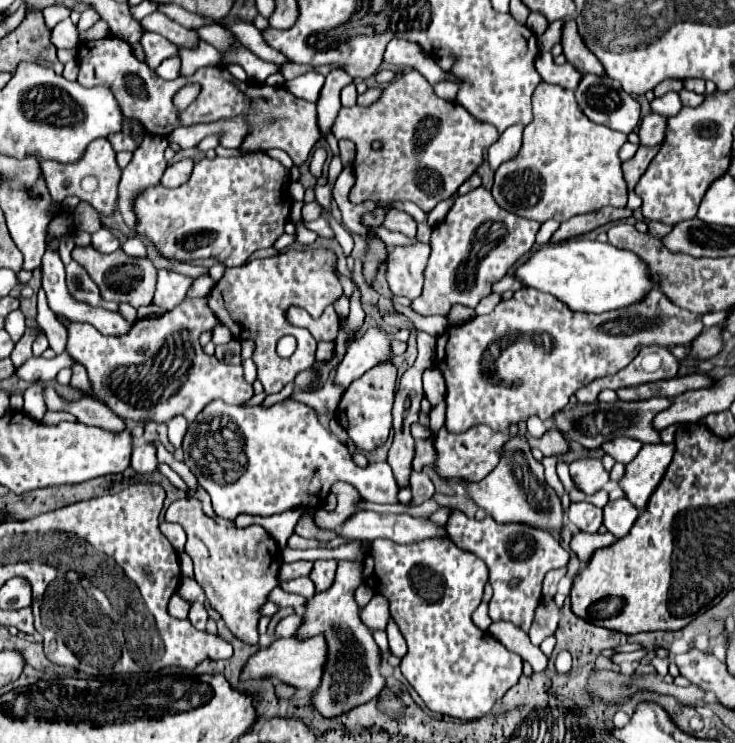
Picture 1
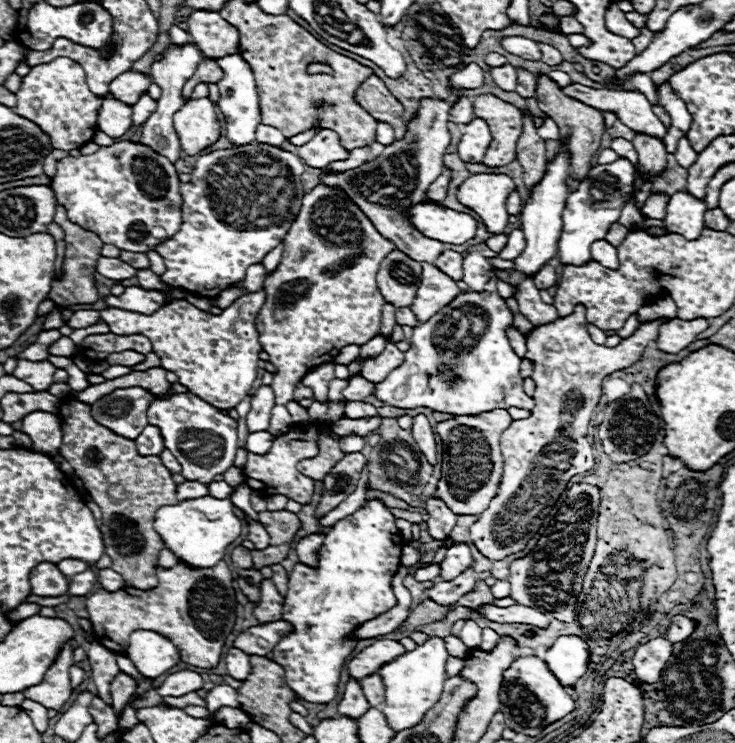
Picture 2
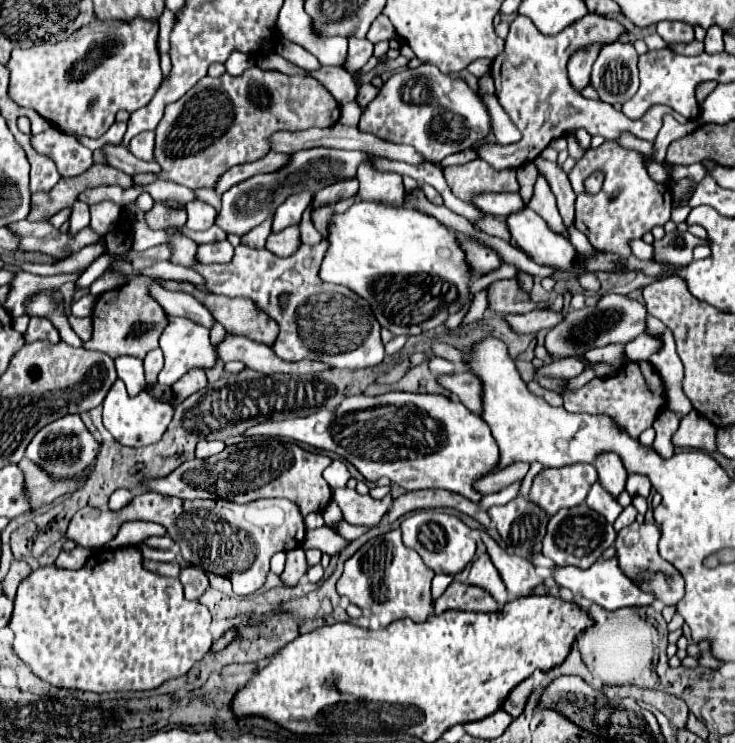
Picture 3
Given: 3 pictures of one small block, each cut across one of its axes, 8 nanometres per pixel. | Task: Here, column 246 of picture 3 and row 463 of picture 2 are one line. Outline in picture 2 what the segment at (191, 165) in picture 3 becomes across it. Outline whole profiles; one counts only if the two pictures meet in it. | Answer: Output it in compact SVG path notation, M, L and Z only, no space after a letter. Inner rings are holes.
M64 398L62 404L60 404L58 418L60 418L60 424L62 424L62 432L64 432L60 454L72 464L76 474L82 478L84 488L88 490L92 500L102 510L102 536L104 536L104 544L106 544L106 554L112 558L112 570L122 574L122 578L128 586L134 586L134 588L140 588L140 590L154 588L158 584L156 562L158 562L160 550L164 548L162 536L158 536L158 532L152 526L154 514L162 506L178 504L176 484L172 480L170 470L162 464L162 460L158 456L140 456L138 450L136 450L136 444L132 440L120 438L114 432L110 432L108 428L98 426L90 416L88 404L76 402L72 398ZM118 490L122 490L124 496L112 496Z

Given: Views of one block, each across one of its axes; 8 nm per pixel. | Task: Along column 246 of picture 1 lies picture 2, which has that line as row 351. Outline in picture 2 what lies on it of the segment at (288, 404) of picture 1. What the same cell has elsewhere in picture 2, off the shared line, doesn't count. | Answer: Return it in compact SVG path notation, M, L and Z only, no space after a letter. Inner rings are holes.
M496 290L494 292L464 292L458 294L448 306L434 314L428 322L414 326L410 350L404 352L404 364L390 372L386 380L376 384L376 398L396 408L424 406L452 416L476 416L494 408L508 410L512 406L532 410L534 400L522 390L520 358L510 348L506 328L514 322L514 314Z

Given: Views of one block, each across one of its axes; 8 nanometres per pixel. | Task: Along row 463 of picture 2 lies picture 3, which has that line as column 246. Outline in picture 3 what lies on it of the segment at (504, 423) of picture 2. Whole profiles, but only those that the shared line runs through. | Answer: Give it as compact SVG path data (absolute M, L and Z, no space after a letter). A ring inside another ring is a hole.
M262 438L228 446L220 454L206 460L188 460L168 478L152 480L146 484L154 492L182 500L224 498L236 504L246 504L258 498L286 498L300 508L302 516L308 516L310 512L322 512L332 500L332 490L322 476L330 462L332 460L328 456L302 450L294 442Z

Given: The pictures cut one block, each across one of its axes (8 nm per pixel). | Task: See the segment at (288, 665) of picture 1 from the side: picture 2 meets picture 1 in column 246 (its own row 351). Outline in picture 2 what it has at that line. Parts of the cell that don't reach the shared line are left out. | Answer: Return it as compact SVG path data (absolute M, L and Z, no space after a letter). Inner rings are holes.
M674 318L674 320L670 320L670 322L666 322L666 324L662 324L658 328L656 346L662 352L678 354L688 344L692 344L696 340L696 336L700 332L704 332L706 328L708 328L706 318L694 318L694 320L678 320L678 318Z

